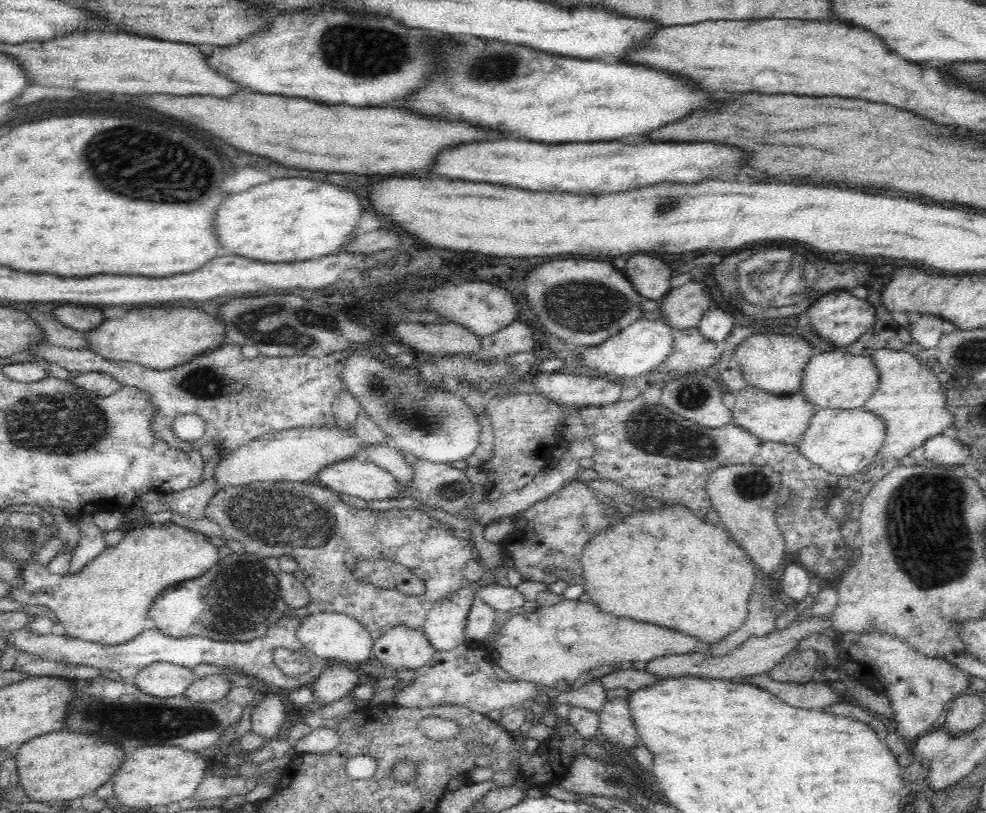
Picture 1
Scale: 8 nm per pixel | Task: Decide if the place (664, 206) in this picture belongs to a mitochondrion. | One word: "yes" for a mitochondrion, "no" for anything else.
yes

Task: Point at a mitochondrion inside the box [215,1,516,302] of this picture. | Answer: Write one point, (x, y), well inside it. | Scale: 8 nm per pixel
(357, 49)

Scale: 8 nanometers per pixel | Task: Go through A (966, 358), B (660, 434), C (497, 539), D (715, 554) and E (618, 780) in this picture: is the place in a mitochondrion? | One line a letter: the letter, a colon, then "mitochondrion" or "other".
A: other
B: mitochondrion
C: other
D: other
E: mitochondrion

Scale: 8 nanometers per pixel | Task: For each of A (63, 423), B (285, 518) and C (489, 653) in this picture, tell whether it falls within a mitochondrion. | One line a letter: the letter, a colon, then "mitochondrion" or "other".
A: mitochondrion
B: mitochondrion
C: other

